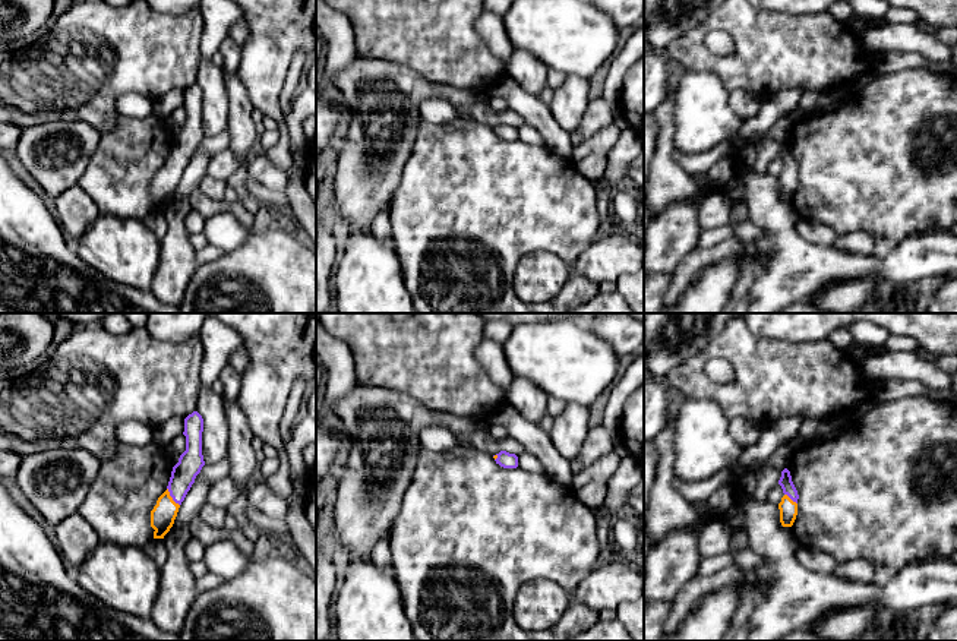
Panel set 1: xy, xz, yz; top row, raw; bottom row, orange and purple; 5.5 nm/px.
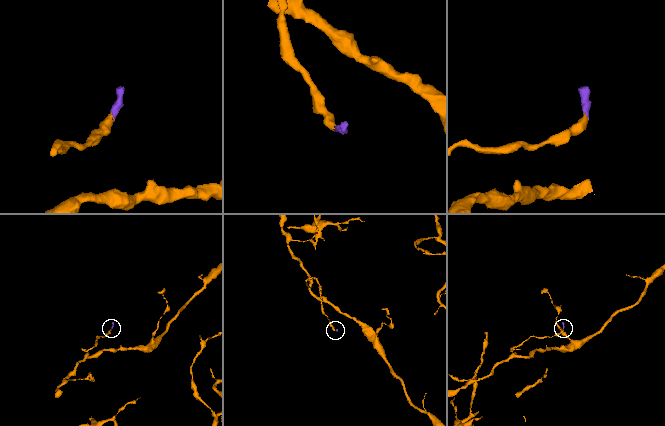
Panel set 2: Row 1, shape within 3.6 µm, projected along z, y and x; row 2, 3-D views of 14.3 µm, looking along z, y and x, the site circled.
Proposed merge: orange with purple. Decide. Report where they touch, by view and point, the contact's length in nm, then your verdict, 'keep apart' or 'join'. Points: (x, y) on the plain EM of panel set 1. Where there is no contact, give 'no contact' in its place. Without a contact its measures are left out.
xy (170, 169) | 120 nm | join

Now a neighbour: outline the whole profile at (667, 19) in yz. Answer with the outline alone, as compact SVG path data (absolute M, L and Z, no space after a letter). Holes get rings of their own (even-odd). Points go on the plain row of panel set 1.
M644 0L648 23L644 37L648 47L664 53L694 26L704 22L723 0Z

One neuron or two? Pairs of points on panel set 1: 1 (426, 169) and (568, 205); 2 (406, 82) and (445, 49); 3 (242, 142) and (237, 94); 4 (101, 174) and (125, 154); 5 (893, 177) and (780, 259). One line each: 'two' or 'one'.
1: one
2: two
3: one
4: one
5: two

